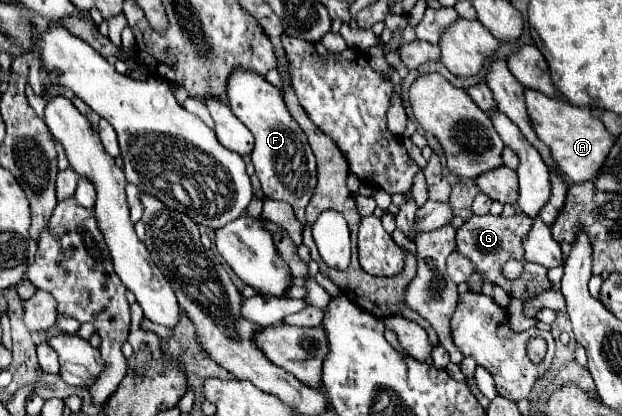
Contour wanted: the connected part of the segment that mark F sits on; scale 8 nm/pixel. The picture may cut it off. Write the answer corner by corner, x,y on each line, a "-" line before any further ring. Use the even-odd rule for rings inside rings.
239,69
239,73
231,73
231,81
227,81
227,103
233,115
255,137
251,161
255,165
255,175
259,177
265,197
289,203
301,225
307,225
305,207
317,185
315,157
305,133
287,111
281,91
267,83
265,77
259,77
259,73
243,73

